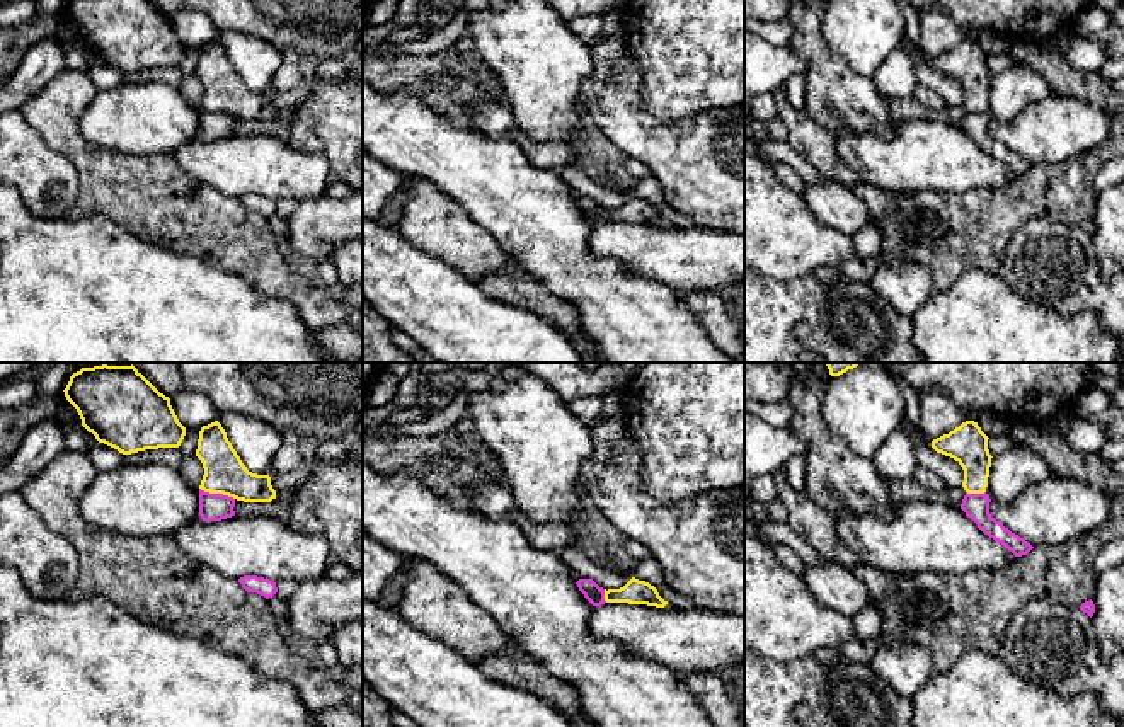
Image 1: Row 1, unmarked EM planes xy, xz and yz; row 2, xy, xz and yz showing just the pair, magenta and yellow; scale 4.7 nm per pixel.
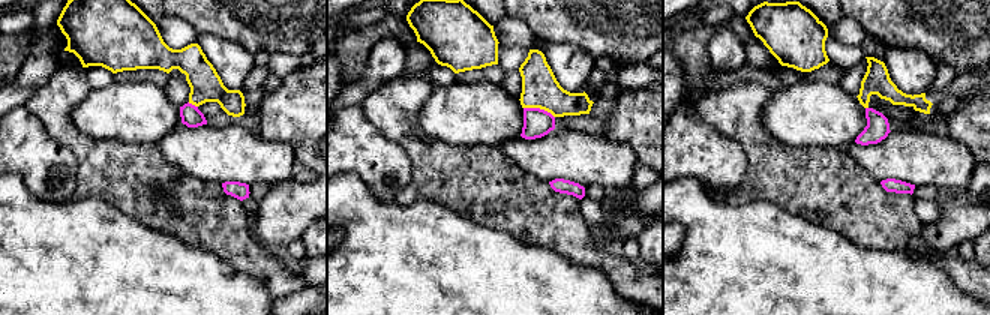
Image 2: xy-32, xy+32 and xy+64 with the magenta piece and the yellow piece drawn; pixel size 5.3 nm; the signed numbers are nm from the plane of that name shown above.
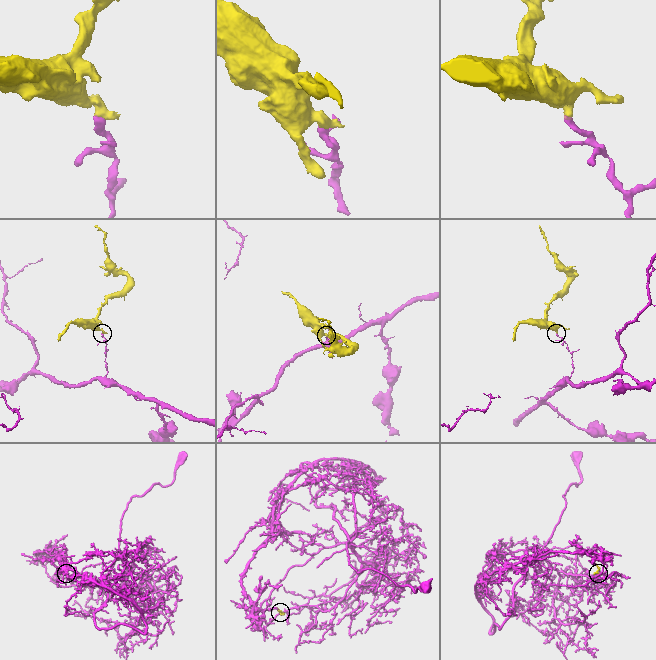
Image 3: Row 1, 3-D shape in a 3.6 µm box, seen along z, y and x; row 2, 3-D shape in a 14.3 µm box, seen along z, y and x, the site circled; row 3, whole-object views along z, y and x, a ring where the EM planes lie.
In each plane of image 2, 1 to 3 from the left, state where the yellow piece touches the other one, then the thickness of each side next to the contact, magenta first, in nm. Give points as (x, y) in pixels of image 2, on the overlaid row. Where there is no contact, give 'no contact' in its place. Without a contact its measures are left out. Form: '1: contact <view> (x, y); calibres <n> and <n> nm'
1: contact xy-32 (191, 104); calibres 110 and 180 nm
2: contact xy+32 (539, 108); calibres 150 and 200 nm
3: no contact

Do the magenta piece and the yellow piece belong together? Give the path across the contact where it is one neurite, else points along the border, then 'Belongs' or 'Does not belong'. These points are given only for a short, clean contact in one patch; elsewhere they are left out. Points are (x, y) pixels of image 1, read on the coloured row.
Boundary: xy (200, 487), (227, 494), (234, 499). Does not belong

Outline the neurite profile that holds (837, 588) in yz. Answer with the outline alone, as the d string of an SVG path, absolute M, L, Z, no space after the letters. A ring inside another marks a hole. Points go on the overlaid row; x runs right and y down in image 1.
M834 562L806 565L800 579L817 603L850 618L870 601L865 584Z

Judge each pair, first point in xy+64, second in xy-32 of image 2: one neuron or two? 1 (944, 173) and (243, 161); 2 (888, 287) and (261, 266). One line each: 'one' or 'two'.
1: one
2: two

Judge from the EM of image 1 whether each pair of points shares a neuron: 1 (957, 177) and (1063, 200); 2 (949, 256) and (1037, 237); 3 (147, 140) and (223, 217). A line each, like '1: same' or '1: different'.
1: different
2: different
3: different

